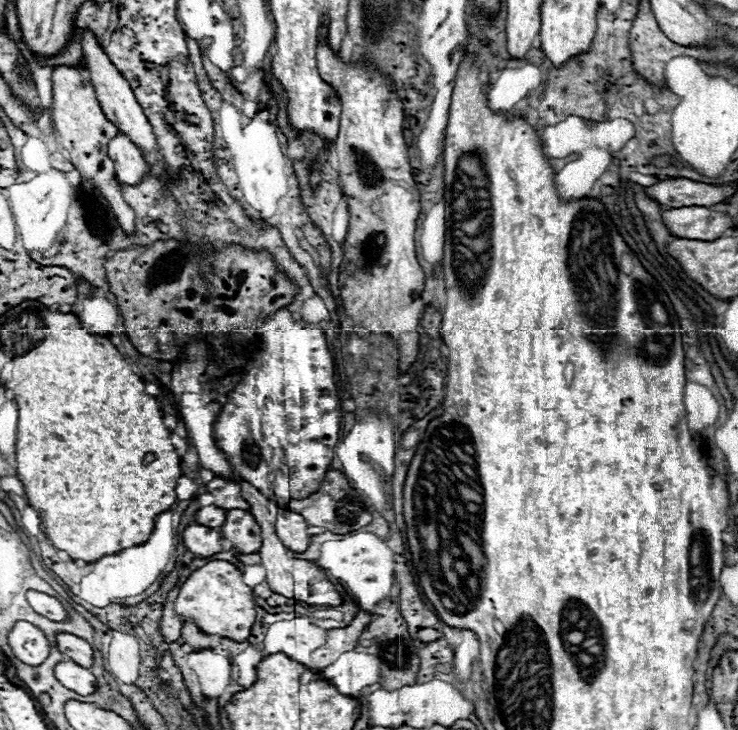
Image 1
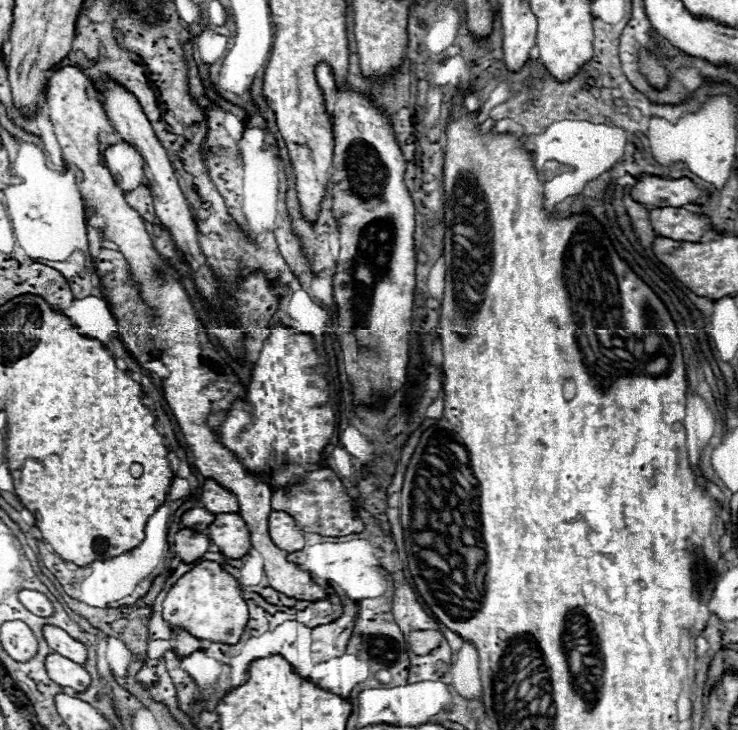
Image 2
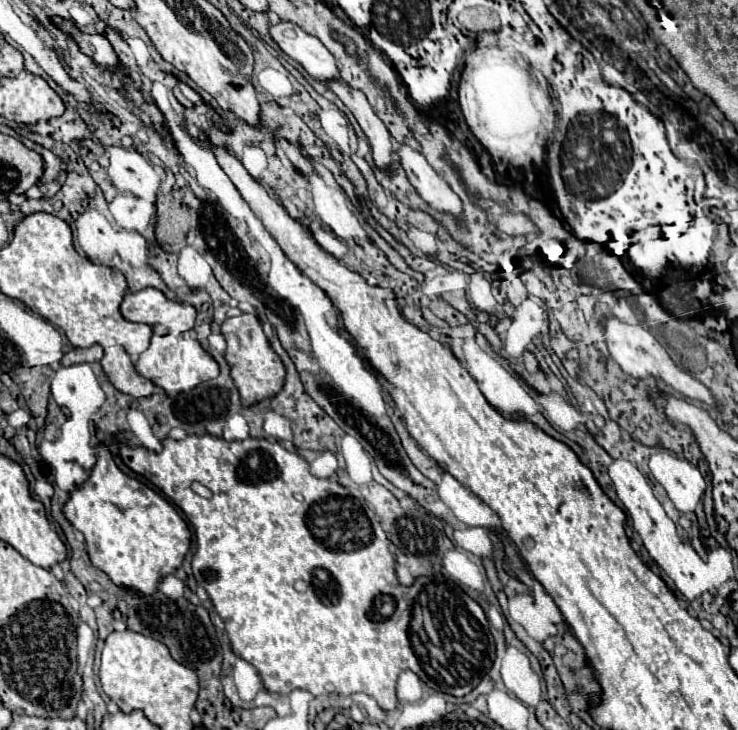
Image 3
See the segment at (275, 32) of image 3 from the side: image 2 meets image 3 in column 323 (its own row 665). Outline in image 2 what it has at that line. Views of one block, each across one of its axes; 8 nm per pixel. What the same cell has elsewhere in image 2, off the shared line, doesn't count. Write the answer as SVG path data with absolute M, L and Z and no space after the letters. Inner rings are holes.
M56 652L46 656L44 668L46 668L50 680L60 684L62 688L72 688L76 692L82 692L90 684L90 676L82 664L76 664L76 662L68 660Z

